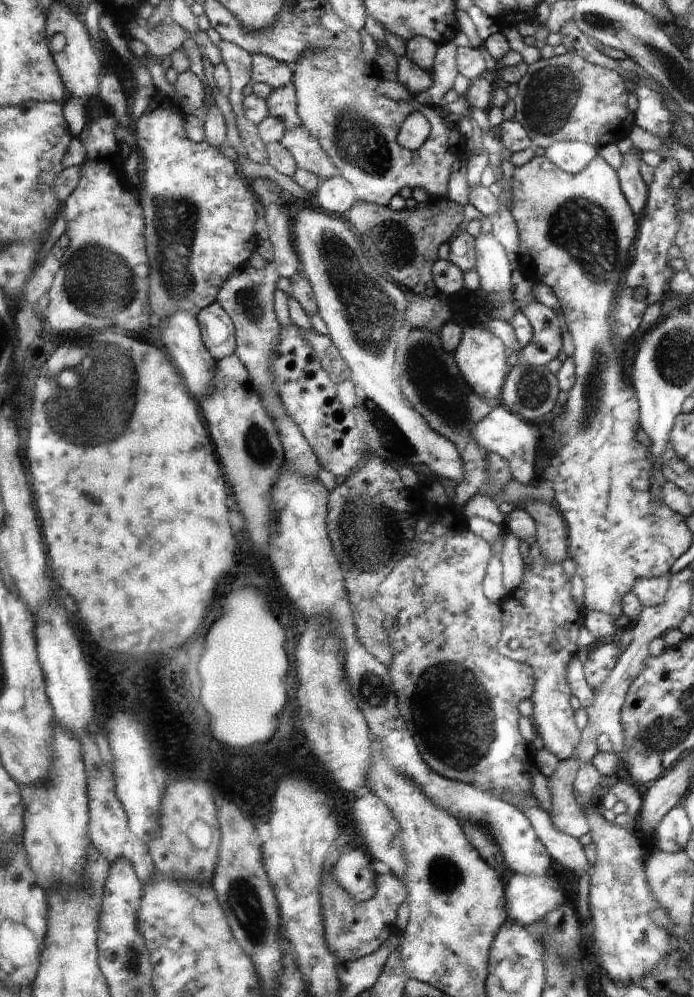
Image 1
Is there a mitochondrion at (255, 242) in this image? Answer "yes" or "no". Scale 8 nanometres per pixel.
no

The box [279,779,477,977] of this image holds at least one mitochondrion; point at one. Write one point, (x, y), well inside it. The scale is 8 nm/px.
(444, 875)

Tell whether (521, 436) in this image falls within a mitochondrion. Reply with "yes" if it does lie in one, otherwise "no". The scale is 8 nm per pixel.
no

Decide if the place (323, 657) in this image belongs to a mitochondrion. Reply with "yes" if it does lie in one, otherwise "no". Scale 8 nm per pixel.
no

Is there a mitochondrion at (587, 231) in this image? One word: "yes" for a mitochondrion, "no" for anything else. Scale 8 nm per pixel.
yes

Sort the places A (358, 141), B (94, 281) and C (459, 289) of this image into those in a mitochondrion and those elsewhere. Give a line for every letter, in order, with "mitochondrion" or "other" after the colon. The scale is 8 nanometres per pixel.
A: mitochondrion
B: mitochondrion
C: other

